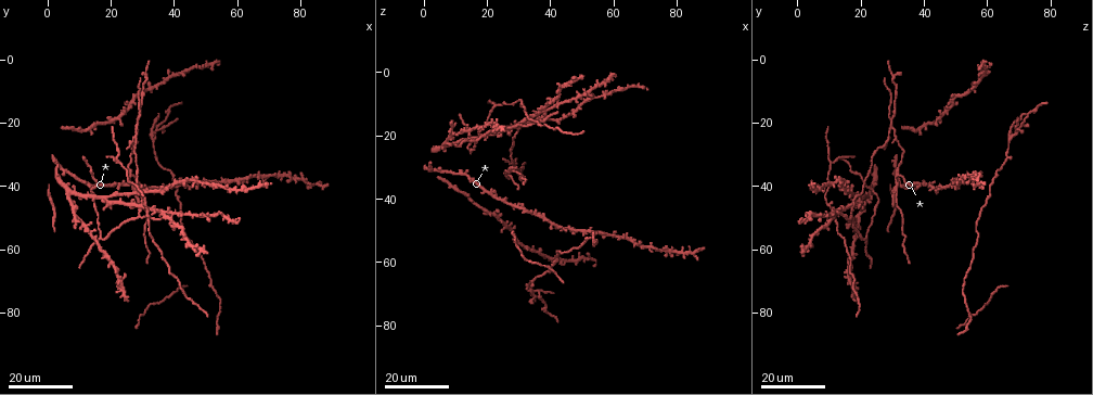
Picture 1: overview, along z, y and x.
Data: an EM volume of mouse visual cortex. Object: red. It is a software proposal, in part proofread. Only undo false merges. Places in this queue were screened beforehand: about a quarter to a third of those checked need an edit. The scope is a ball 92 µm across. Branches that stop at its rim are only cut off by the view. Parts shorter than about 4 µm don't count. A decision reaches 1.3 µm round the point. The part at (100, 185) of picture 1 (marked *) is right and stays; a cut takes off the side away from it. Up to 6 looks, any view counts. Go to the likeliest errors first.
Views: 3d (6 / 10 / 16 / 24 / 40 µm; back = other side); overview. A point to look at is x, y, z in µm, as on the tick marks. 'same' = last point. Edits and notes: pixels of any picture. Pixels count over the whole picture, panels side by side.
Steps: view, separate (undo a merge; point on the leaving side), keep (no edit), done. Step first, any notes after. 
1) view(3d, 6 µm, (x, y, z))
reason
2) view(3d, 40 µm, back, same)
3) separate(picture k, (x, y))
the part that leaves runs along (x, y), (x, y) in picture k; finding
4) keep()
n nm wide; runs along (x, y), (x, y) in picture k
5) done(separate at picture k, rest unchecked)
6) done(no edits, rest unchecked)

view(3d, 16 µm, (22, 33, 11))
three-way junction

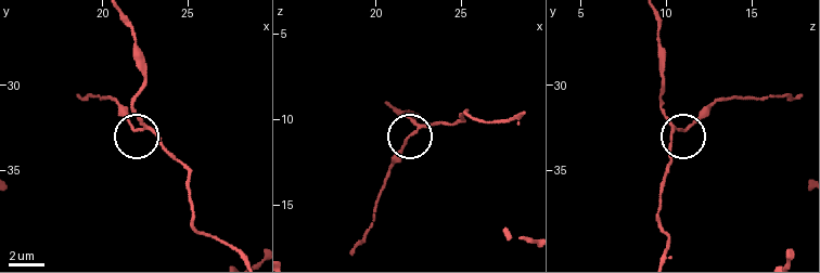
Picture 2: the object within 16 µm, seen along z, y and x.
view(3d, 6 µm, (22.4, 32.6, 10.6))

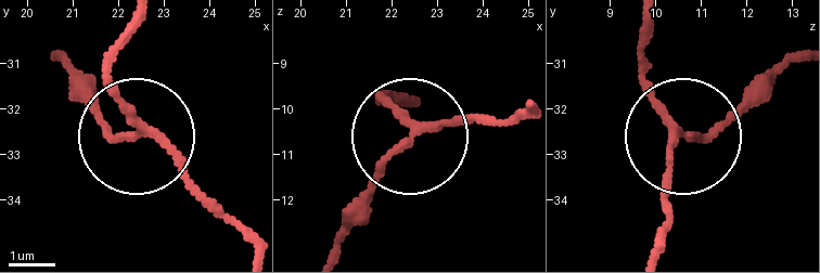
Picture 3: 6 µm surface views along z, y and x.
keep()
170 nm wide; all the same cell

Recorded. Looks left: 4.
view(3d, 24 µm, (33, 25, 67))
arms part here

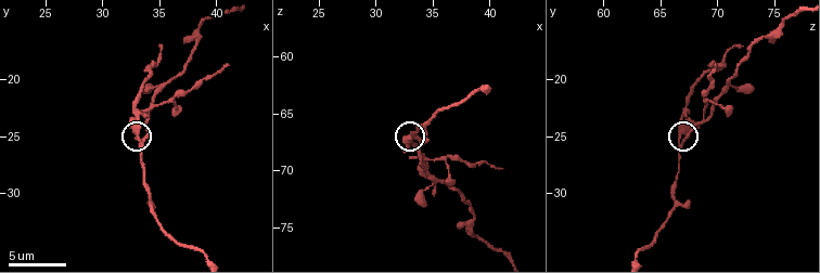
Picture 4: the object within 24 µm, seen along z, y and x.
view(3d, 10 µm, (33.6, 25.4, 67.0))

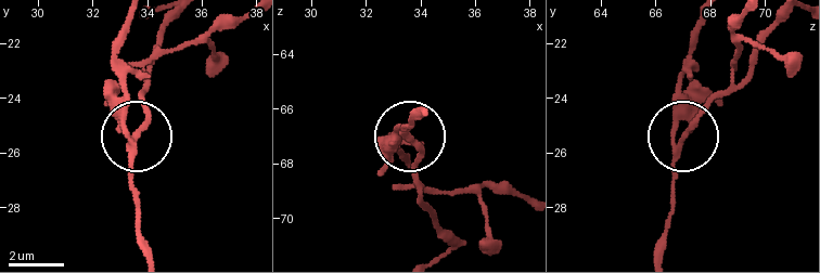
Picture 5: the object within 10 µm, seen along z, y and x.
separate(picture 5, (150, 119))
260 nm wide; the part that leaves runs along (405, 134), (419, 155), (421, 197), (453, 235) in picture 5; two cells meet here

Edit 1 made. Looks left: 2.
done(separate at picture 5, rest unchecked)

